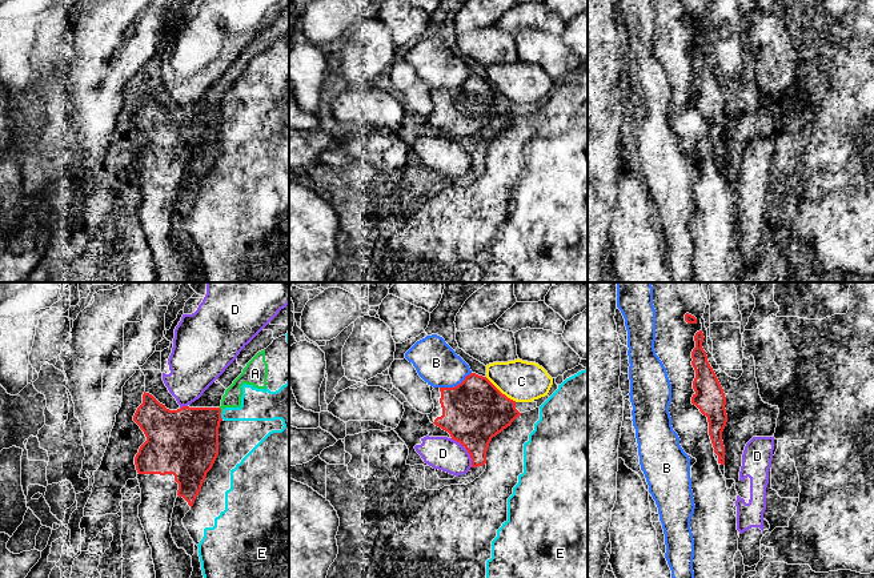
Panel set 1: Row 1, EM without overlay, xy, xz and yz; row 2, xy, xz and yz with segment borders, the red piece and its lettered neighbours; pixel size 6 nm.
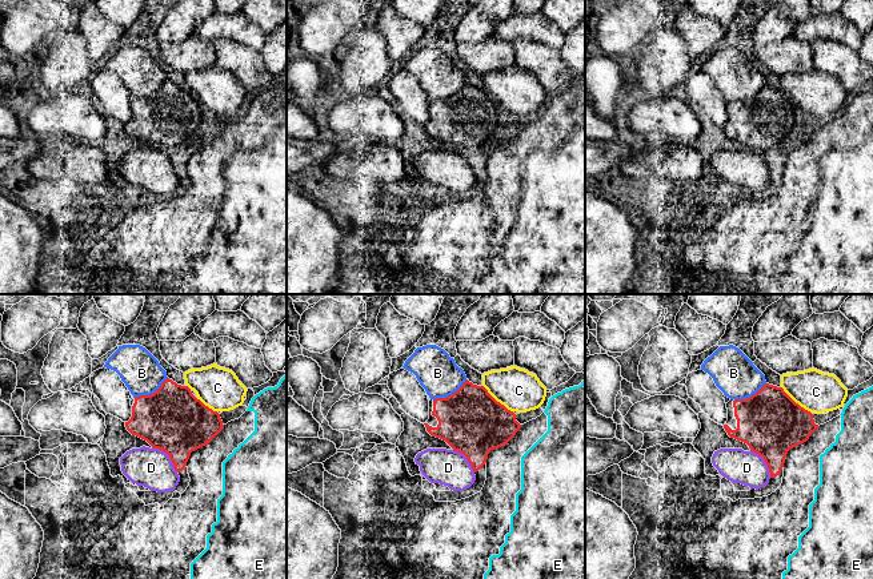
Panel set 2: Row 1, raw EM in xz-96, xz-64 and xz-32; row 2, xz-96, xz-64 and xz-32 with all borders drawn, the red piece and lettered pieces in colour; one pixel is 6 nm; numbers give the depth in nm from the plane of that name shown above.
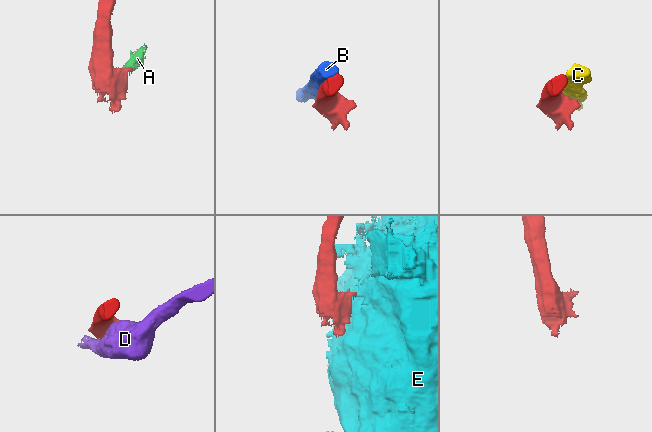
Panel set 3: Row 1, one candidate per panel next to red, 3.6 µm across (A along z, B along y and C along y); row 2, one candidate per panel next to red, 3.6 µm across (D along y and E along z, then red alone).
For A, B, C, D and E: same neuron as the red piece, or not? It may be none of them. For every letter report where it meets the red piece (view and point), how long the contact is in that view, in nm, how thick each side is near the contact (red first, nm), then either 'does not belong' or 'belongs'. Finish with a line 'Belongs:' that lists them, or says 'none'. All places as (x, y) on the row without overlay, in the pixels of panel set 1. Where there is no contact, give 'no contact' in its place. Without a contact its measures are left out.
A: xy (220, 112) | 40 nm | 360/110 nm | does not belong
B: xz (454, 88) | 220 nm | 380/260 nm | does not belong
C: xz (500, 93) | 240 nm | 380/260 nm | does not belong
D: xz (466, 151) | 220 nm | 380/200 nm | does not belong
E: xy (220, 117) | 40 nm | 380/190 nm | does not belong
Belongs: none

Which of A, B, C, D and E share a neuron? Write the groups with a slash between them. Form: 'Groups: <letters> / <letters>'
Groups: A E / B / C / D

